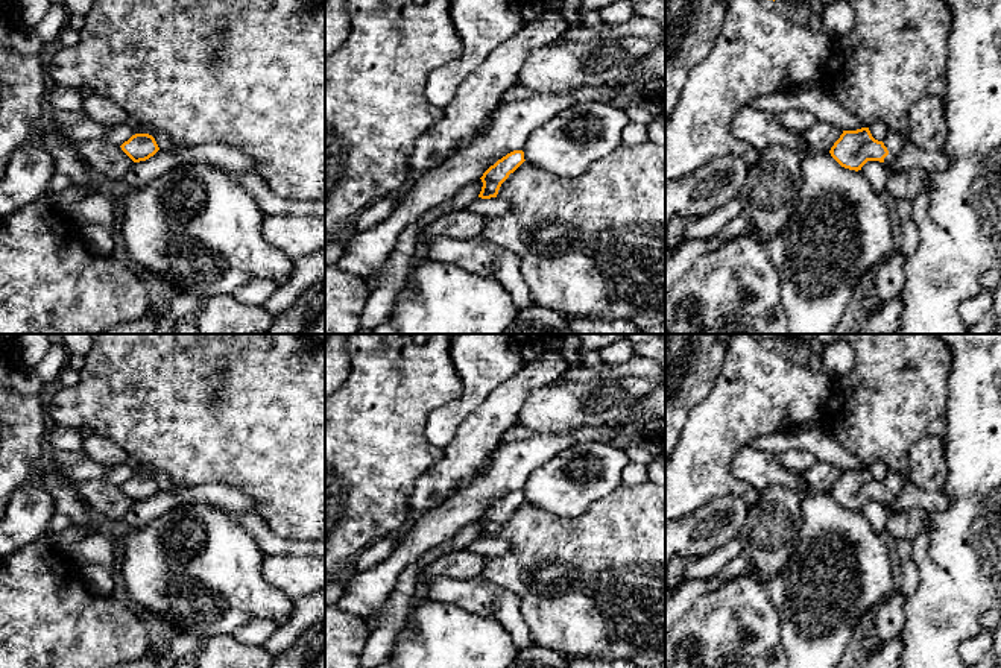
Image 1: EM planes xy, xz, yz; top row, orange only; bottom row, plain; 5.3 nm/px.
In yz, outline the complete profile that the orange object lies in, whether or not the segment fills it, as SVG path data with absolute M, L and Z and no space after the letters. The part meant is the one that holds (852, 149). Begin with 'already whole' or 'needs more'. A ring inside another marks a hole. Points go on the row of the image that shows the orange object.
needs more | M861 128L843 131L829 153L842 167L858 172L867 161L893 164L905 141L905 137L893 131L889 131L886 138L878 141L869 128Z

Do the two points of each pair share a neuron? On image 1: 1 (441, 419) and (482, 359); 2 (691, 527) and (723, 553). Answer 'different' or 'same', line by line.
1: same
2: different

